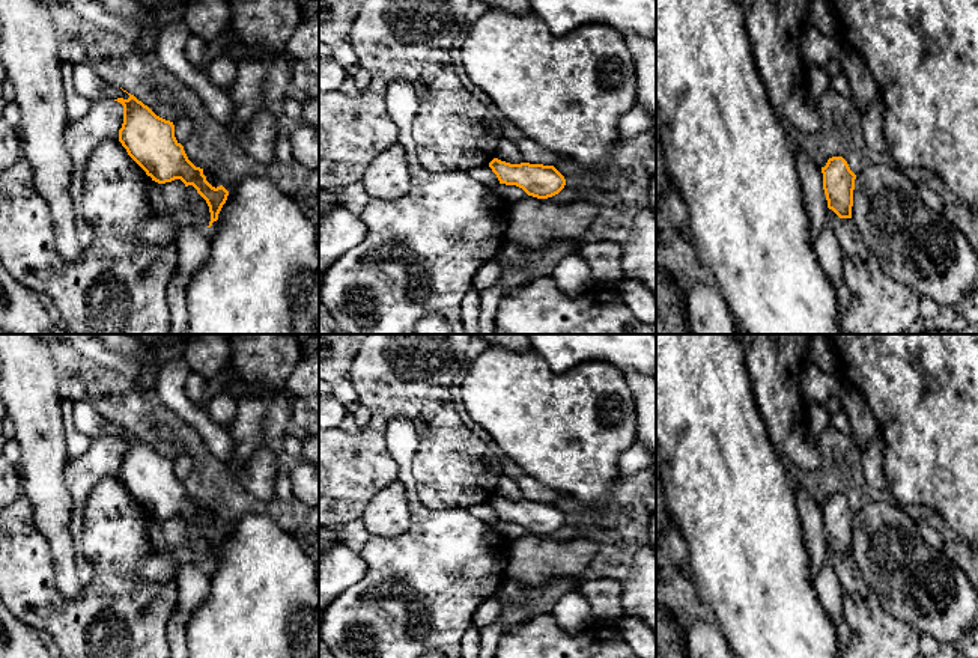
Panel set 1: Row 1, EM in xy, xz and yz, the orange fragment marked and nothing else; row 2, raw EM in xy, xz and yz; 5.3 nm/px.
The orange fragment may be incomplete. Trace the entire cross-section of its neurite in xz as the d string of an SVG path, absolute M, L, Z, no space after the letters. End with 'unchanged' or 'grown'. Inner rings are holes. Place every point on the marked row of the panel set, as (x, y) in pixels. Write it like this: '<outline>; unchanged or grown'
M494 158L489 167L497 175L500 184L516 185L528 196L548 199L558 194L564 185L564 176L554 166L543 164L510 164Z; unchanged

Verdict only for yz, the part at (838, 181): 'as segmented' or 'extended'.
as segmented

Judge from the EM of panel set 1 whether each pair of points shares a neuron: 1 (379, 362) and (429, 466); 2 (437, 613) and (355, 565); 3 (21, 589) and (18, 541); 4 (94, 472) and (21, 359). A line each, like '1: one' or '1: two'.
1: one
2: two
3: one
4: two

